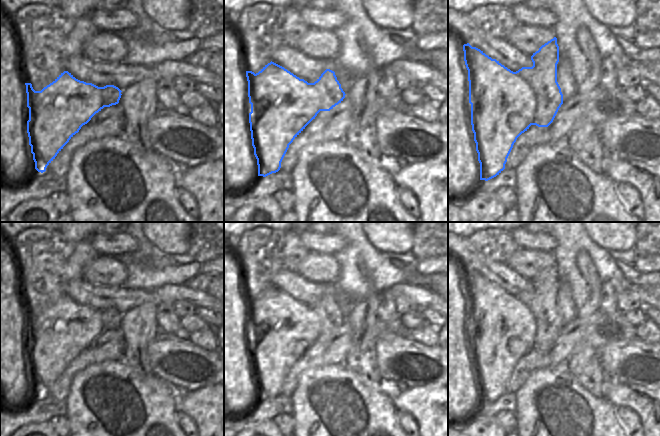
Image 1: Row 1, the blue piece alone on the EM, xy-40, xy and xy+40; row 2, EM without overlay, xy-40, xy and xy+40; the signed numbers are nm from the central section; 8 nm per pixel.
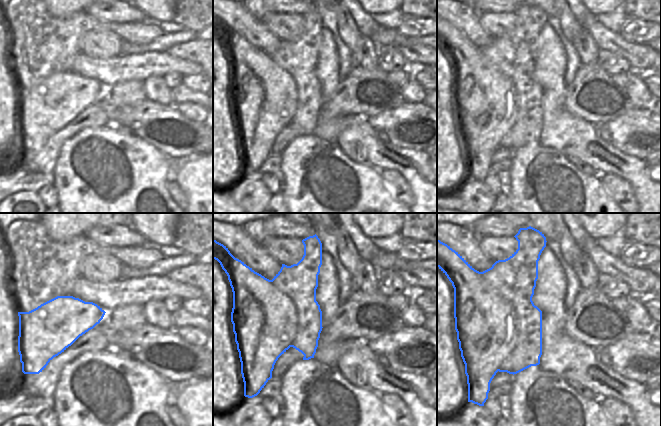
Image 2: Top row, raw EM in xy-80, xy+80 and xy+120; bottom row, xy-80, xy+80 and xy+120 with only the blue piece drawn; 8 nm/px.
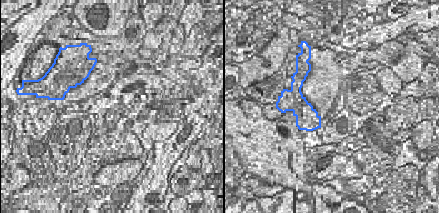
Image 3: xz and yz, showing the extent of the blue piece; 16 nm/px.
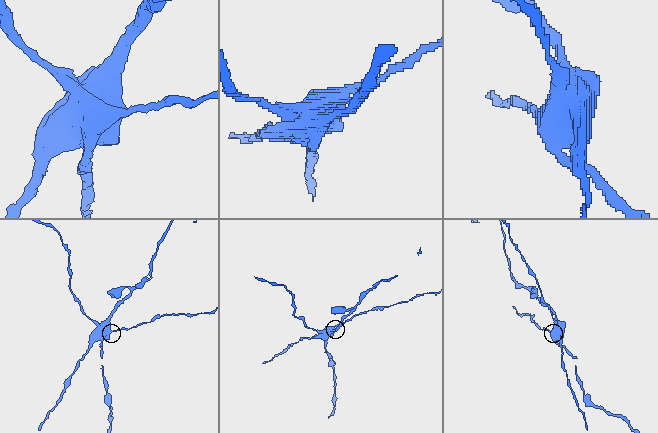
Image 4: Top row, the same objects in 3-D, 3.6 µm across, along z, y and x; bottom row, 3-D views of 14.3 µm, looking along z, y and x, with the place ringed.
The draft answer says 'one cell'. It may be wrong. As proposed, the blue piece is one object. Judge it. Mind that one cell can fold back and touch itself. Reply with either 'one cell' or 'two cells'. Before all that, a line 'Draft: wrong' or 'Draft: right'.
Draft: wrong
two cells

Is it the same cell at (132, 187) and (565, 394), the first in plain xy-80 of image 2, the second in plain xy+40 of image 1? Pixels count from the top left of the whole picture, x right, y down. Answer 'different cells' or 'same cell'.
same cell

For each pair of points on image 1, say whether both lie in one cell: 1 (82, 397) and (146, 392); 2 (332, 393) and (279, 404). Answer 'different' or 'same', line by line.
1: same
2: different

